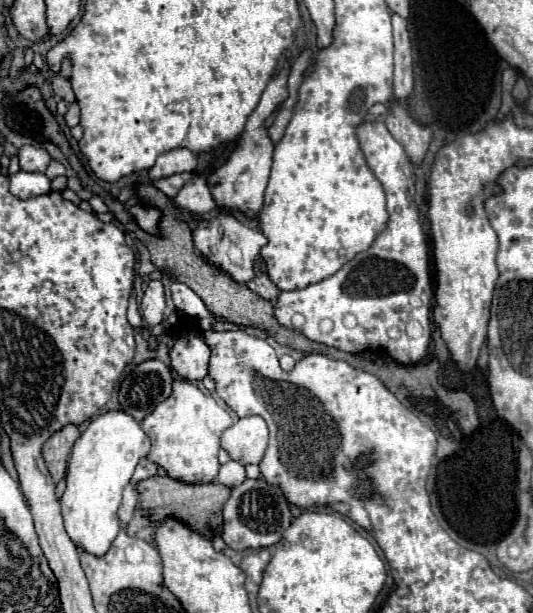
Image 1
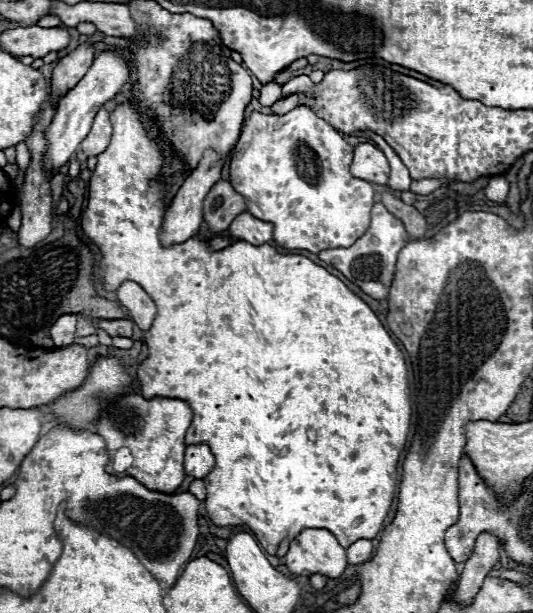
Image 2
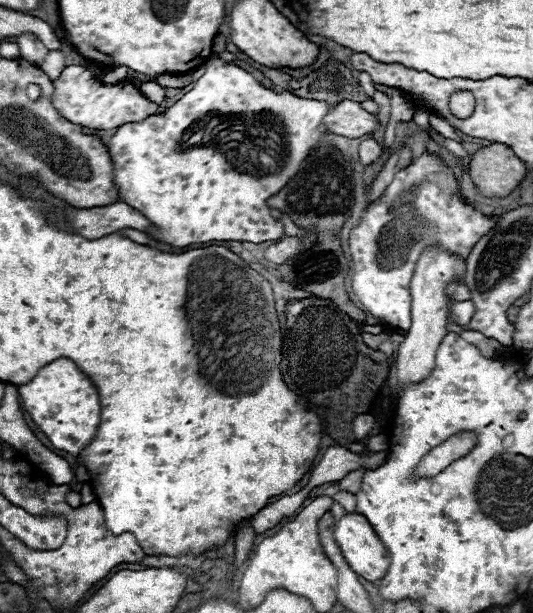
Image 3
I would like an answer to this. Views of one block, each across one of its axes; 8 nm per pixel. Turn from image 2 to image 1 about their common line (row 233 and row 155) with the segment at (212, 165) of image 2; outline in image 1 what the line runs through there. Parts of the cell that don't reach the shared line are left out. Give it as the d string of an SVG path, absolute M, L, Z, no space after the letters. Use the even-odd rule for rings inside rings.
M176 148L158 156L156 164L148 170L148 176L156 180L180 172L194 172L196 164L198 164L198 156L194 152L190 152L188 148Z

